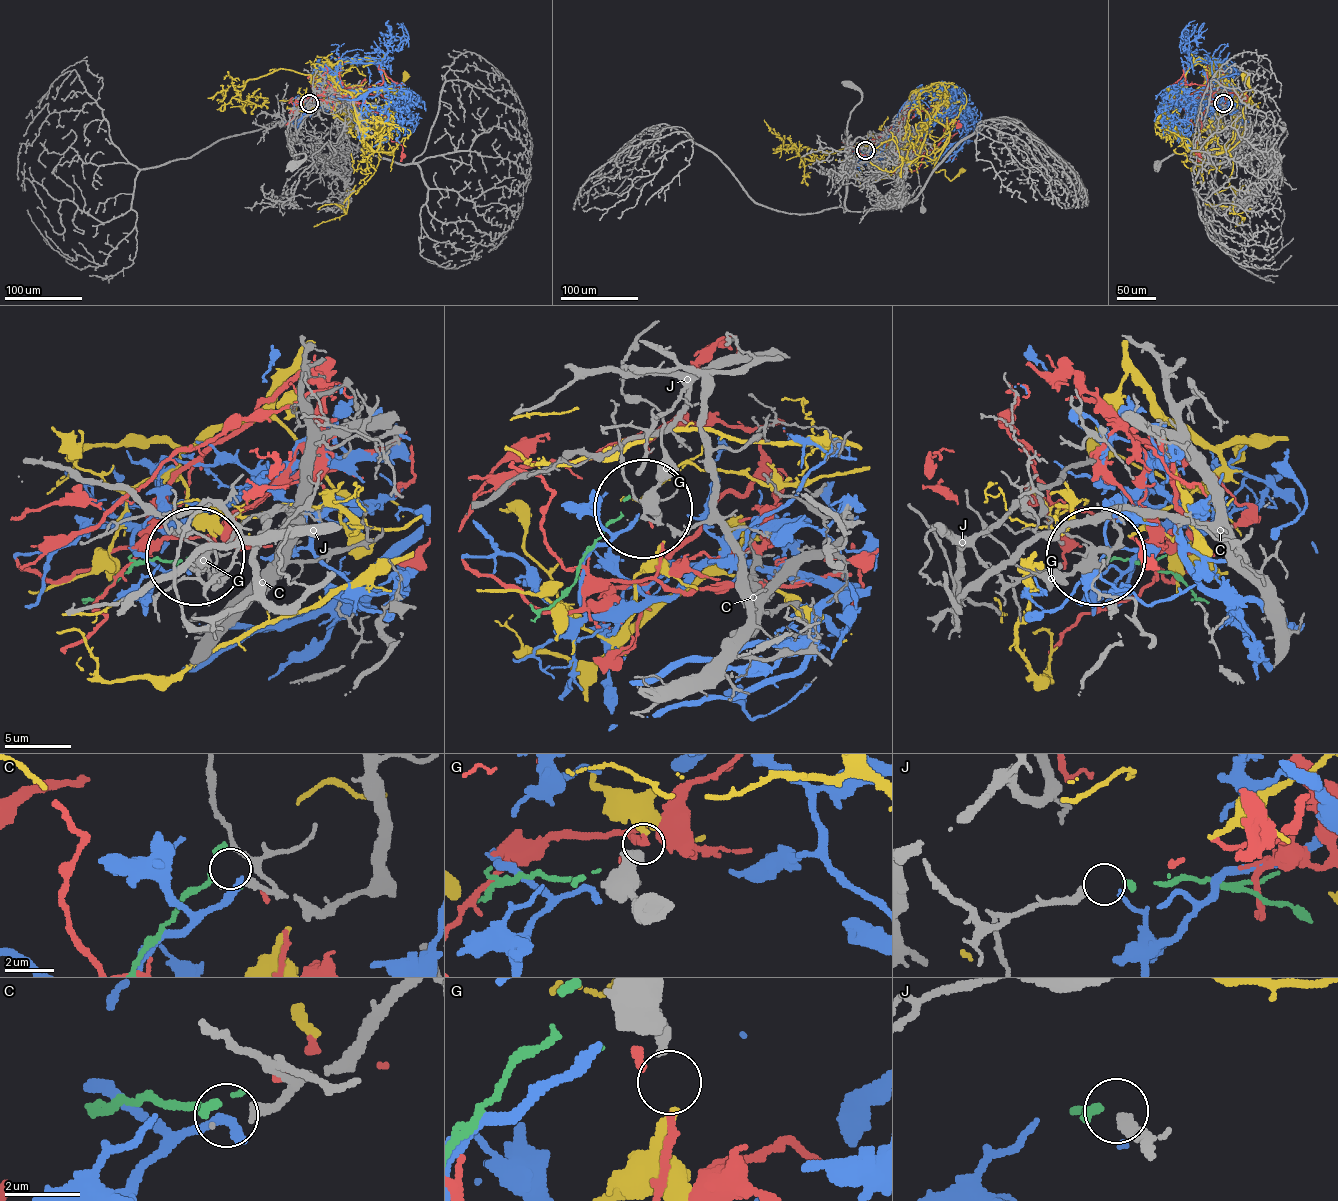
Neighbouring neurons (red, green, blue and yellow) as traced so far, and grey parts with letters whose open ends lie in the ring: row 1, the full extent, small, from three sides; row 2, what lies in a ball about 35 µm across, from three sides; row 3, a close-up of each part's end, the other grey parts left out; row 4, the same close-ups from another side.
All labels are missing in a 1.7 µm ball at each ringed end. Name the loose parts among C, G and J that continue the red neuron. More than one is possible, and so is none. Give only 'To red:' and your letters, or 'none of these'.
To red: none of these

